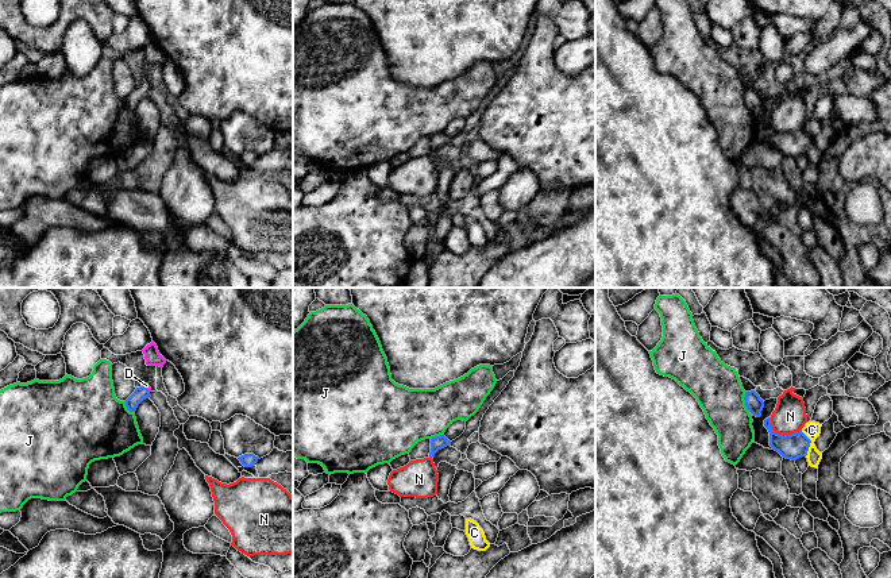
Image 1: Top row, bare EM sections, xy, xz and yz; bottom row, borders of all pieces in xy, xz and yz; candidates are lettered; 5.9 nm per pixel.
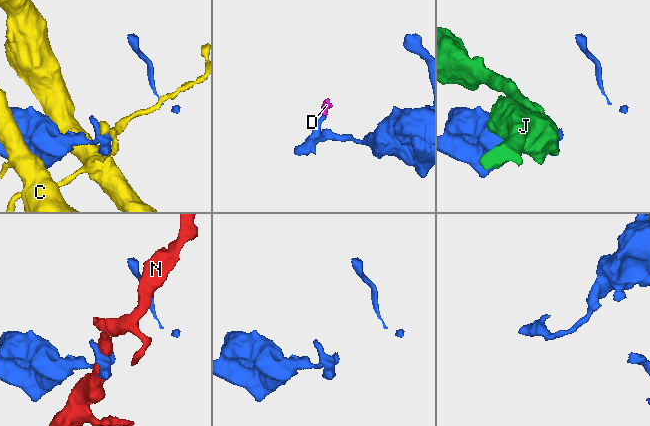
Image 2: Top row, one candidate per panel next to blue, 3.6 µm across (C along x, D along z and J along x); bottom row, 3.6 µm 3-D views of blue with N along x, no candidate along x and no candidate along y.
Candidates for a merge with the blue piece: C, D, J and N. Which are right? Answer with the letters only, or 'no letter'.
D

